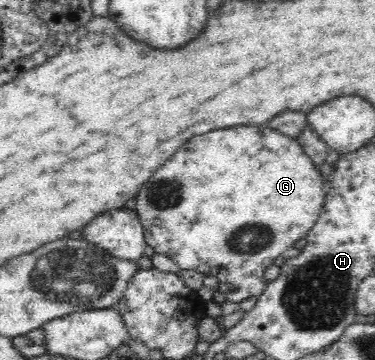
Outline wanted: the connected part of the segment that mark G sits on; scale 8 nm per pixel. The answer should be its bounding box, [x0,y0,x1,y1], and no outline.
[136,126,324,302]

